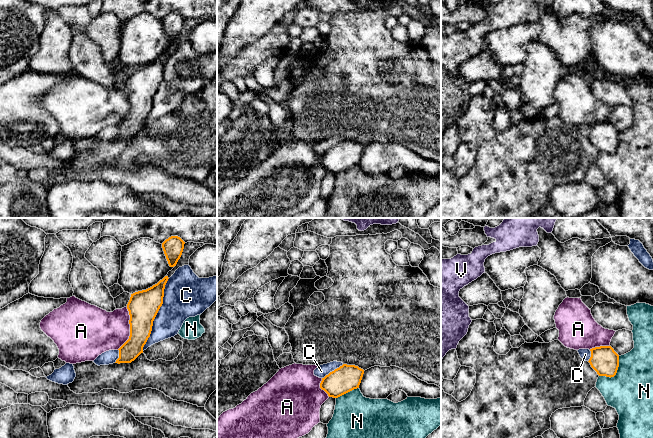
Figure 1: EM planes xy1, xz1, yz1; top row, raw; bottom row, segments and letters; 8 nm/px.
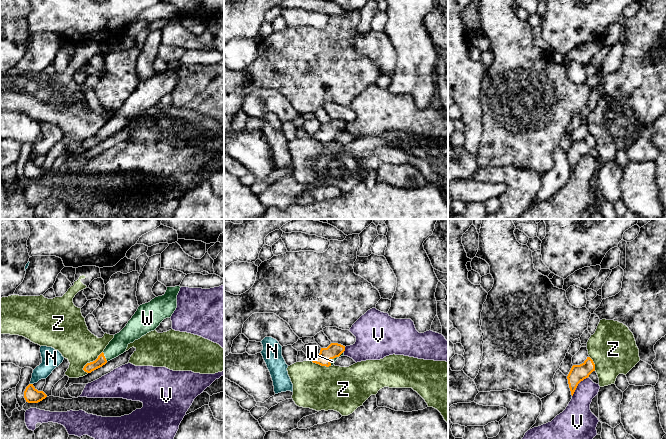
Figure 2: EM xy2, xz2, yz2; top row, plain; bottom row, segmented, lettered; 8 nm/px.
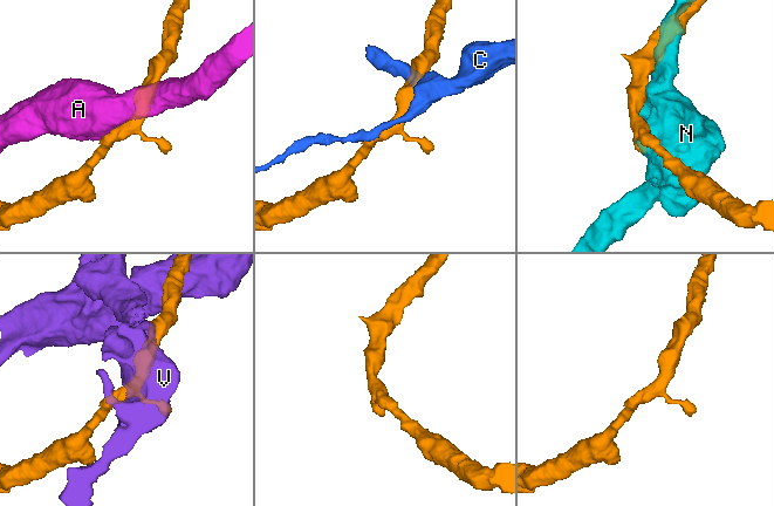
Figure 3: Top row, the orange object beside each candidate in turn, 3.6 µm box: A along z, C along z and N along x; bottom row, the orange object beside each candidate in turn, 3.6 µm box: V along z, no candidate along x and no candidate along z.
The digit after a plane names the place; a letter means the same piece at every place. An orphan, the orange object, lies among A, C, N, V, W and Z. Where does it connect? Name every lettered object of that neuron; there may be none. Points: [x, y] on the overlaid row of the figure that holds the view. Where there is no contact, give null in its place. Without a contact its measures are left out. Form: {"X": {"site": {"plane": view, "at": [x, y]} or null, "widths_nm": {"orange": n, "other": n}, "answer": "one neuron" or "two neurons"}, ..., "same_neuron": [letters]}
{"A": {"site": {"plane": "xy1", "at": [130, 328]}, "widths_nm": {"orange": 260, "other": 340}, "answer": "two neurons"}, "C": {"site": {"plane": "xy1", "at": [156, 314]}, "widths_nm": {"orange": 260, "other": 300}, "answer": "two neurons"}, "N": {"site": {"plane": "yz1", "at": [616, 372]}, "widths_nm": {"orange": 220, "other": 360}, "answer": "two neurons"}, "V": {"site": {"plane": "yz2", "at": [577, 385]}, "widths_nm": {"orange": 140, "other": 240}, "answer": "two neurons"}, "W": {"site": {"plane": "xy2", "at": [104, 357]}, "widths_nm": {"orange": 80, "other": 140}, "answer": "one neuron"}, "Z": {"site": {"plane": "xy2", "at": [90, 362]}, "widths_nm": {"orange": 80, "other": 300}, "answer": "two neurons"}, "same_neuron": ["W"]}

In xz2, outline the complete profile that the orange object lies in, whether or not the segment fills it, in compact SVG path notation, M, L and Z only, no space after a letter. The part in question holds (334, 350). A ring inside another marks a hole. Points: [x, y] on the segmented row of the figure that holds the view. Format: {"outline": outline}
{"outline": "M331 343L327 348L321 348L320 353L311 361L321 366L333 366L335 361L344 356L345 346L338 343Z"}

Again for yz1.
{"outline": "M611 346L590 349L589 363L599 376L614 377L619 367L619 355Z"}

